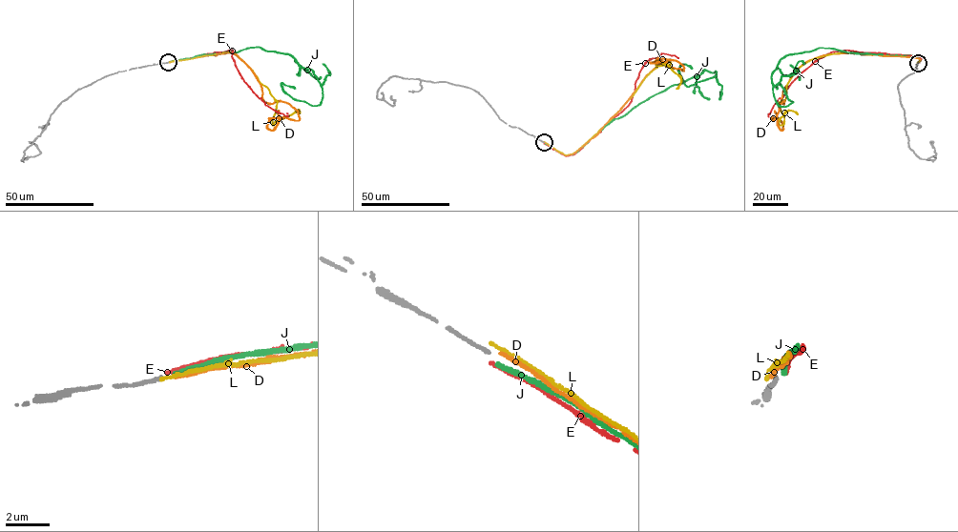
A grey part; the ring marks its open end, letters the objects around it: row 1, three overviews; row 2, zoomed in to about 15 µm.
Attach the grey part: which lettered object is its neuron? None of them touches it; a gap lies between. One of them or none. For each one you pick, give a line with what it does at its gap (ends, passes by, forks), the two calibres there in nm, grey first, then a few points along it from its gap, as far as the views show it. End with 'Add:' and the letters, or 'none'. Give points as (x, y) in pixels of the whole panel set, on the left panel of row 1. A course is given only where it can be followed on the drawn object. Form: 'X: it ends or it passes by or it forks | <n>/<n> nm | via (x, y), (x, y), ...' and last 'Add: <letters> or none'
Add: none

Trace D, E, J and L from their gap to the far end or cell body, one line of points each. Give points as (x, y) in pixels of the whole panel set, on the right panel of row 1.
D: (917, 63), (877, 54), (821, 55), (796, 70), (782, 91), (771, 120), (782, 130), (774, 111)
E: (919, 62), (921, 58), (915, 55), (832, 51), (802, 71), (769, 113)
J: (918, 62), (910, 55), (819, 48), (785, 56), (773, 71), (776, 103), (793, 102), (777, 89)
L: (917, 63), (841, 52), (810, 60), (779, 103), (784, 119), (779, 124), (786, 111), (798, 114)

